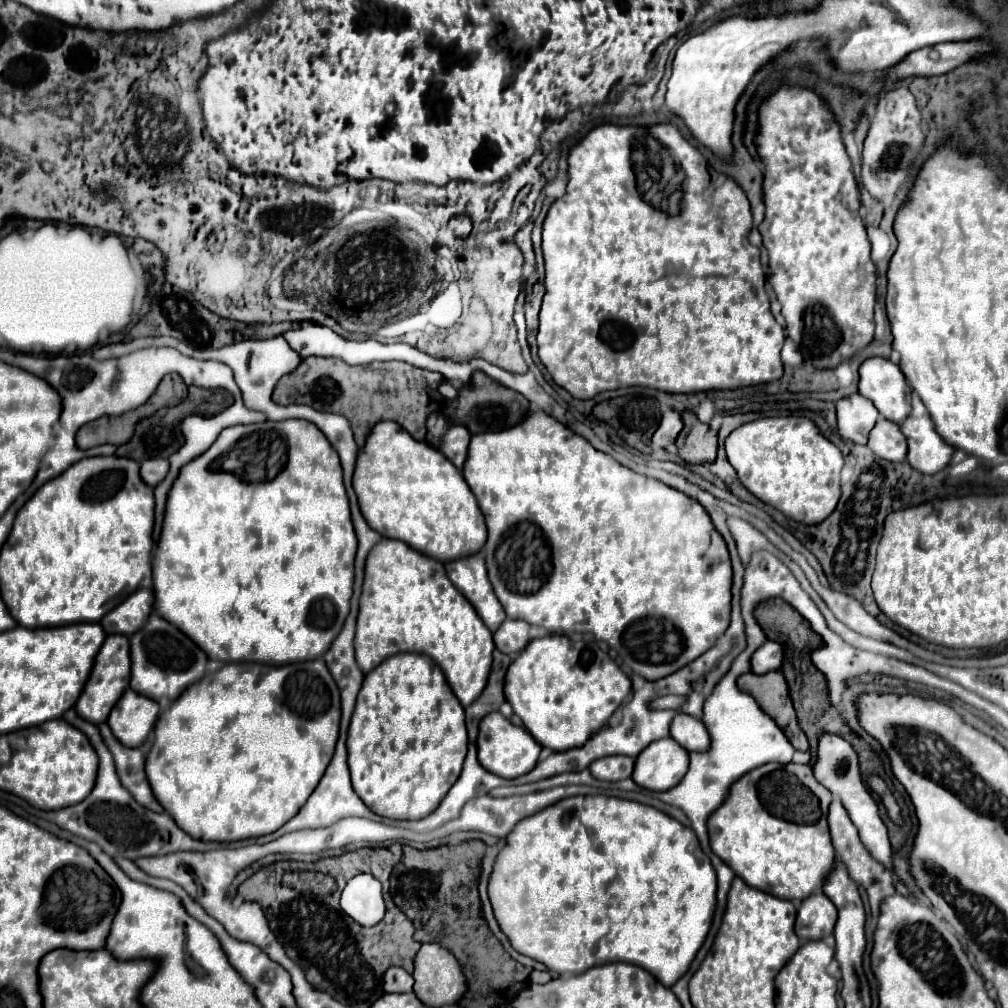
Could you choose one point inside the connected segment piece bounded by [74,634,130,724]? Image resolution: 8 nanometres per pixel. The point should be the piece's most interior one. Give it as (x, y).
(110, 674)

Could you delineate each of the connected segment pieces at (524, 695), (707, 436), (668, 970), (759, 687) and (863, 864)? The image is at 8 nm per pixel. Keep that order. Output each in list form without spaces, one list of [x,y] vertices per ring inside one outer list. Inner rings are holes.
[[[566,636],[530,640],[522,654],[508,666],[504,678],[504,696],[514,714],[538,744],[554,752],[586,744],[596,730],[606,726],[630,690],[630,678],[594,640],[572,642]]]
[[[686,410],[682,414],[684,430],[680,432],[676,446],[678,454],[688,464],[702,464],[702,462],[714,462],[718,452],[718,436],[708,426],[702,424],[694,412]]]
[[[574,796],[560,800],[558,804],[552,804],[550,808],[544,808],[542,812],[536,812],[534,816],[526,816],[526,820],[520,820],[514,826],[514,832],[506,838],[506,846],[496,856],[490,880],[488,880],[488,896],[494,908],[494,916],[502,928],[502,932],[508,936],[514,950],[520,954],[542,962],[552,972],[570,972],[570,974],[582,974],[588,968],[594,968],[598,964],[614,962],[614,960],[626,960],[630,964],[642,964],[650,974],[654,974],[662,984],[672,986],[690,966],[694,960],[698,948],[702,946],[710,924],[712,914],[716,906],[716,876],[714,868],[708,860],[708,856],[700,850],[700,844],[694,836],[694,832],[686,826],[682,826],[678,820],[666,816],[664,812],[658,812],[652,806],[644,806],[632,800],[622,800],[614,796]]]
[[[778,670],[762,676],[746,672],[738,678],[738,688],[750,694],[760,704],[760,708],[772,720],[778,722],[778,726],[782,728],[782,732],[786,734],[786,738],[796,750],[808,750],[806,734],[798,728],[798,722],[796,722],[796,712],[788,696],[786,680]]]
[[[834,798],[832,804],[830,804],[830,812],[828,812],[828,826],[830,826],[830,838],[832,838],[832,844],[834,844],[834,850],[838,854],[838,858],[846,864],[848,872],[850,872],[850,878],[852,880],[858,880],[860,884],[863,884],[869,898],[870,912],[873,917],[878,917],[880,913],[880,904],[887,897],[891,896],[891,887],[889,884],[894,884],[894,878],[892,878],[892,872],[886,870],[884,864],[880,864],[878,860],[874,860],[868,852],[868,848],[860,842],[860,836],[858,836],[858,830],[854,828],[852,820],[848,818],[846,810],[842,808],[840,800]]]

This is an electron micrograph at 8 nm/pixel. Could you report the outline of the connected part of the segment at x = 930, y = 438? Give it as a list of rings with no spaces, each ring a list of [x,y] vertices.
[[[928,414],[920,418],[908,416],[900,426],[908,440],[906,460],[912,468],[920,470],[922,474],[936,474],[948,466],[954,454],[954,446],[942,440],[942,436],[934,430],[932,418]]]

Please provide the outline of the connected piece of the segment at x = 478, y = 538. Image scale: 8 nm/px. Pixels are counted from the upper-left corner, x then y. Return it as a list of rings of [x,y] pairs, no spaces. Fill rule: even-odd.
[[[390,420],[378,422],[370,430],[364,448],[360,448],[358,452],[352,486],[358,496],[360,512],[372,530],[376,530],[384,538],[402,540],[410,544],[410,548],[430,558],[450,562],[468,554],[476,554],[486,542],[484,516],[460,470],[456,470],[454,464],[450,464],[450,460],[446,460],[430,444],[414,440],[400,424],[394,424]]]

